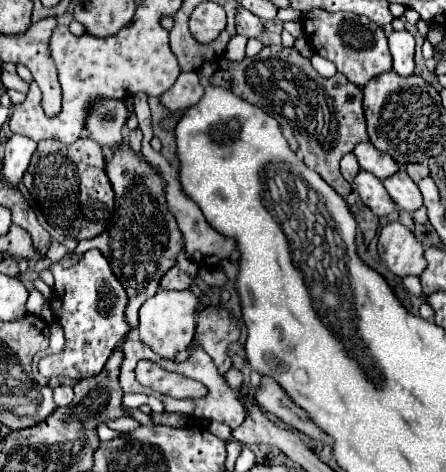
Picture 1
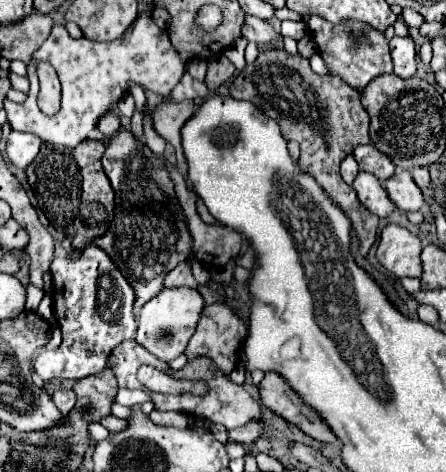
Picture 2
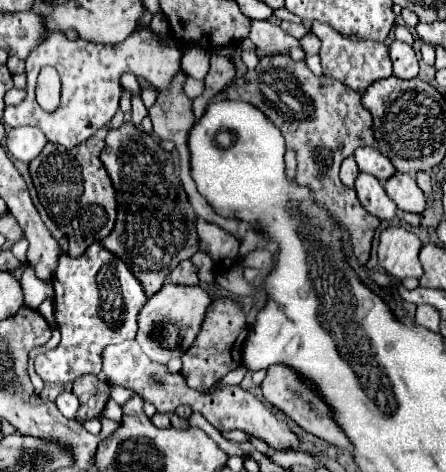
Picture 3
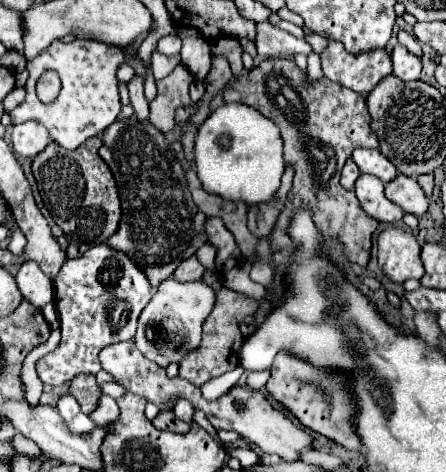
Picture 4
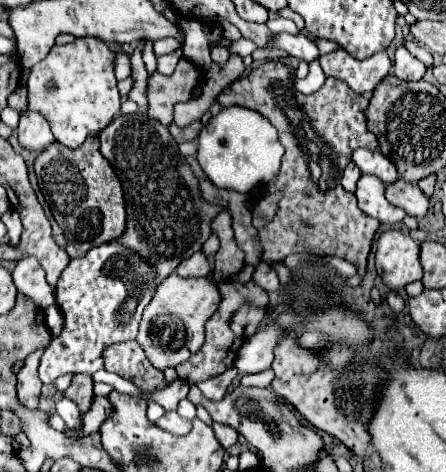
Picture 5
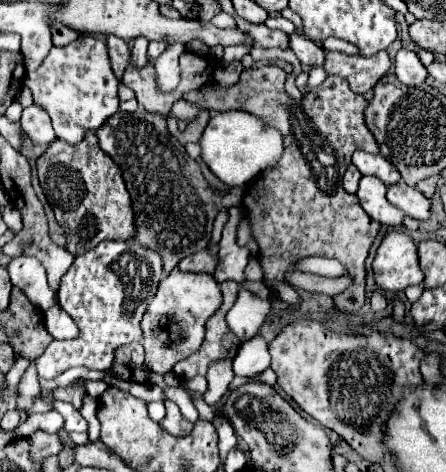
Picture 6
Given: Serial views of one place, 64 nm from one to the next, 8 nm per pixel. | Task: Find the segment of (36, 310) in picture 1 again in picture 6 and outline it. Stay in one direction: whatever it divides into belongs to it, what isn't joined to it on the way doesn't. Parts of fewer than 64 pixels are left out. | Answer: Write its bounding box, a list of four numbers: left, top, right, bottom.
[8,256,56,310]

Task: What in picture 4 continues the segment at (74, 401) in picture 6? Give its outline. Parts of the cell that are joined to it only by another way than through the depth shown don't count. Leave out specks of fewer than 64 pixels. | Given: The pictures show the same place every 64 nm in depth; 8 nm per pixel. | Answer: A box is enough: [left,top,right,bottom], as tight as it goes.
[70,374,102,414]

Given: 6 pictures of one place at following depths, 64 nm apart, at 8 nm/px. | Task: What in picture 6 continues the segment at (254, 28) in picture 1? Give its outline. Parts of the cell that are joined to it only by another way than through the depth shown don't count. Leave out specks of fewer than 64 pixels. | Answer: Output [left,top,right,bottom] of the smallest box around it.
[290,34,324,66]

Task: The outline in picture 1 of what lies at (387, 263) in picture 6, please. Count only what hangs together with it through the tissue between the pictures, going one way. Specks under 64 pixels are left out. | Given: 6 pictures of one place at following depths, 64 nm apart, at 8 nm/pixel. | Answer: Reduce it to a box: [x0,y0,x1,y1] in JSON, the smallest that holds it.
[378,222,426,276]

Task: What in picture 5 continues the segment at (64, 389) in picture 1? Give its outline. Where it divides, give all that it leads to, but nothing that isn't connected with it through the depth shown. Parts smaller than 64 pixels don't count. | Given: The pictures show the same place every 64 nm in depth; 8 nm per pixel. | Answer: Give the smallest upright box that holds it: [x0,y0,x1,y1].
[56,398,82,430]

